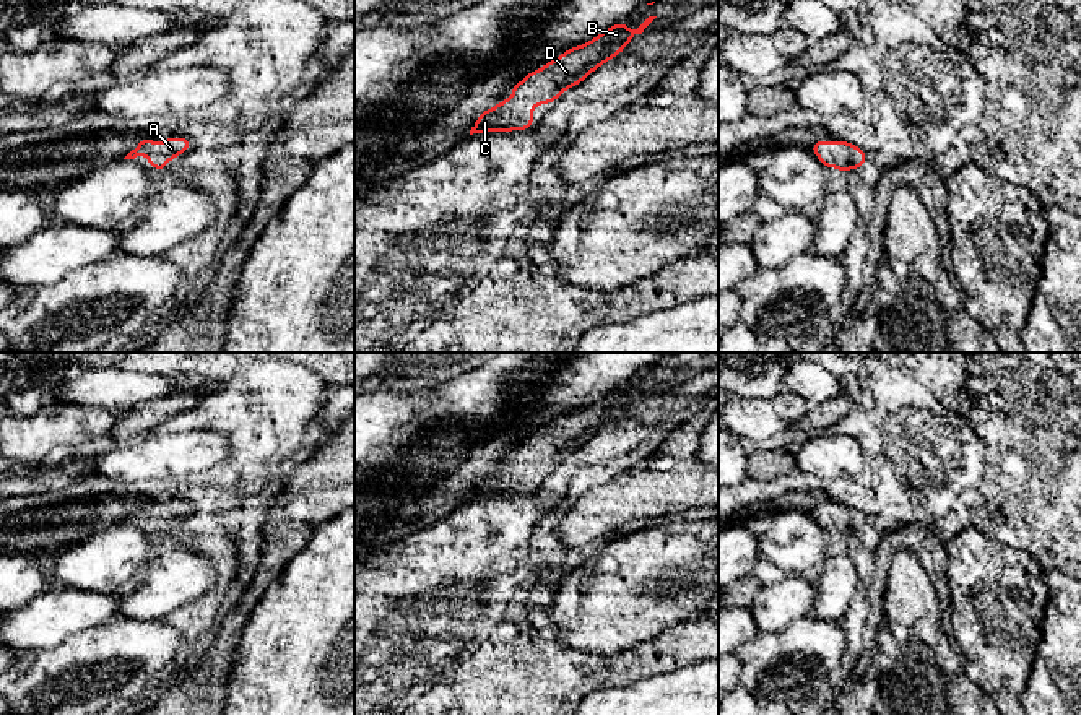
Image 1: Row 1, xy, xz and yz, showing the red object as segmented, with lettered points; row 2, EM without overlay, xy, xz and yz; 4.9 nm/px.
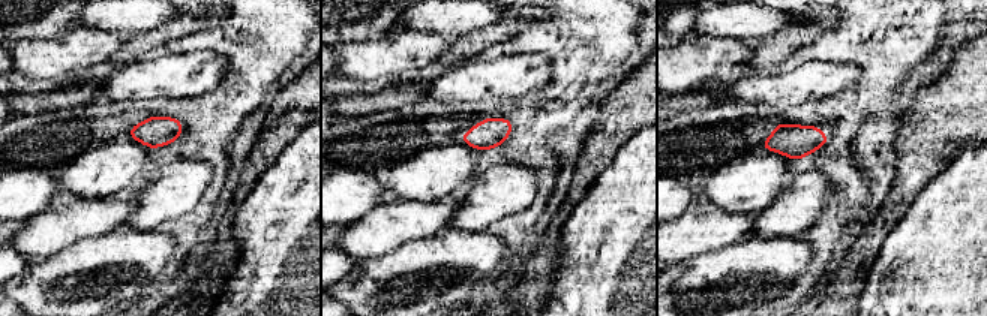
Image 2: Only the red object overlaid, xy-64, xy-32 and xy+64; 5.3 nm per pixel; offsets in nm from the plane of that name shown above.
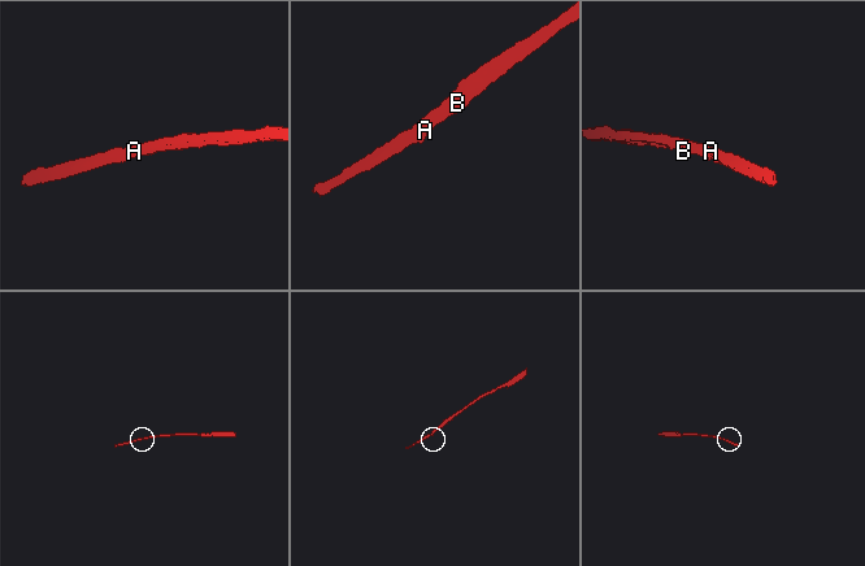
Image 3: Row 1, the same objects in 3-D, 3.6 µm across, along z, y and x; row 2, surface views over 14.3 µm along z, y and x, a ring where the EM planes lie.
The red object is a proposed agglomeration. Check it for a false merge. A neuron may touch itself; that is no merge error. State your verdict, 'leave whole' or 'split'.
leave whole

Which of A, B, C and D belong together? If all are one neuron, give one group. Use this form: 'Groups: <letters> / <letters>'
Groups: A B C D

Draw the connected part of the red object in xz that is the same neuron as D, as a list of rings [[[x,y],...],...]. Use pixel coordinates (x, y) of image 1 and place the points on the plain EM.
[[[649,380],[637,393],[627,393],[626,384],[610,390],[592,405],[562,416],[545,431],[527,437],[510,452],[512,463],[480,478],[470,499],[483,496],[532,494],[533,471],[554,466],[569,452],[582,447],[593,434],[619,419],[657,380]]]

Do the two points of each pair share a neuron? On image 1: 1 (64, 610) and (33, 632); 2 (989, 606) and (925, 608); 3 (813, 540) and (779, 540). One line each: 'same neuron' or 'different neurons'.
1: same neuron
2: different neurons
3: same neuron

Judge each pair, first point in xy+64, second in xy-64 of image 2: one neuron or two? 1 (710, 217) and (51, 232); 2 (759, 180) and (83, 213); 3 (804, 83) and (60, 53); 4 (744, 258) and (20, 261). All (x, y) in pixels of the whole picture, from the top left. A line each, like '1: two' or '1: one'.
1: one
2: two
3: two
4: two

